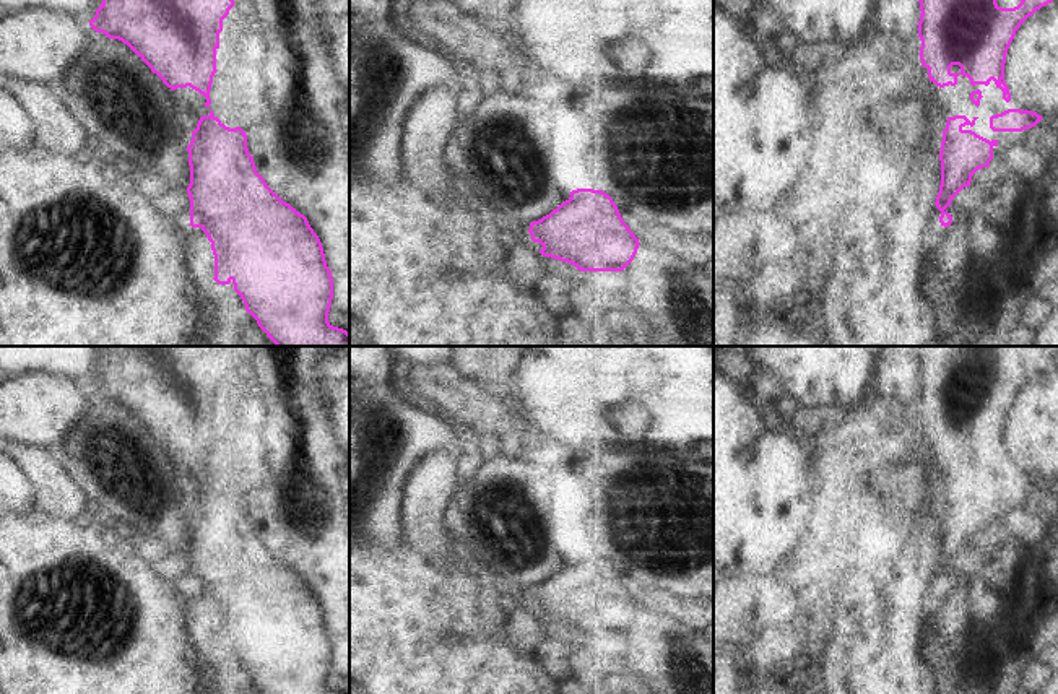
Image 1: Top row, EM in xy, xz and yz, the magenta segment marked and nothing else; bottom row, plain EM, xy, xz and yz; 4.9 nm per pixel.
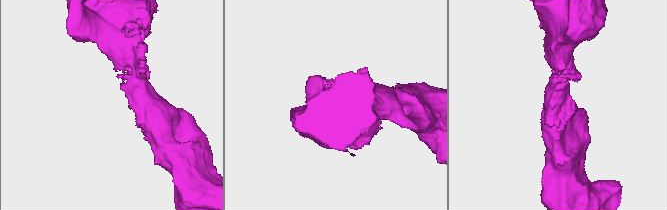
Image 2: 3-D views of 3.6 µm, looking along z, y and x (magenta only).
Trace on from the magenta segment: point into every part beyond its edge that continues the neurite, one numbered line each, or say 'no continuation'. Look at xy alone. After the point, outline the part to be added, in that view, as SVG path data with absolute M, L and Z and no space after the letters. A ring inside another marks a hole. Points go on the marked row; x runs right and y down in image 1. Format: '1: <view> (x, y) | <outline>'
no continuation

